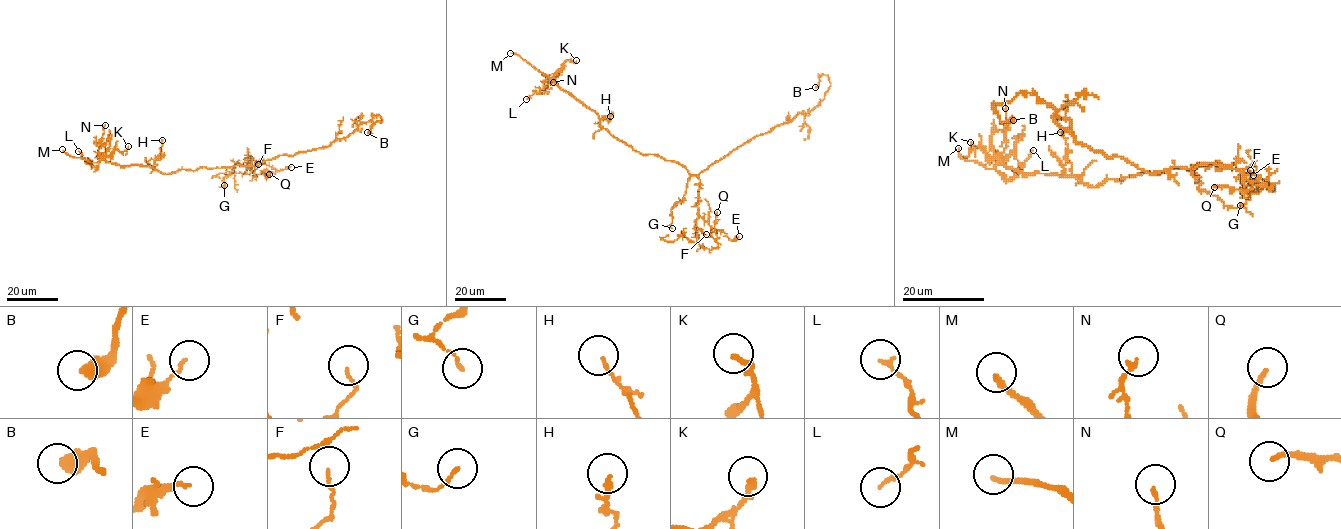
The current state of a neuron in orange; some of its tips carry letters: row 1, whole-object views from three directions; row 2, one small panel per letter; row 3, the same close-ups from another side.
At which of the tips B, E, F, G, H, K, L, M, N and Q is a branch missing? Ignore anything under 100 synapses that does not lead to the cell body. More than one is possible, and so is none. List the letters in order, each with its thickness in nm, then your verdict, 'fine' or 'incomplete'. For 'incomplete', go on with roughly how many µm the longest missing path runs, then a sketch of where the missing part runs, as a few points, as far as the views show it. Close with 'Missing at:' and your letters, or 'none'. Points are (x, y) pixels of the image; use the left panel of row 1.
B: 500 nm | fine
E: 110 nm | fine
F: 100 nm | fine
G: 120 nm | fine
H: 100 nm | fine
K: 150 nm | fine
L: 120 nm | fine
M: 190 nm | incomplete | 45 µm
N: 160 nm | fine
Q: 180 nm | fine
Missing at: M

